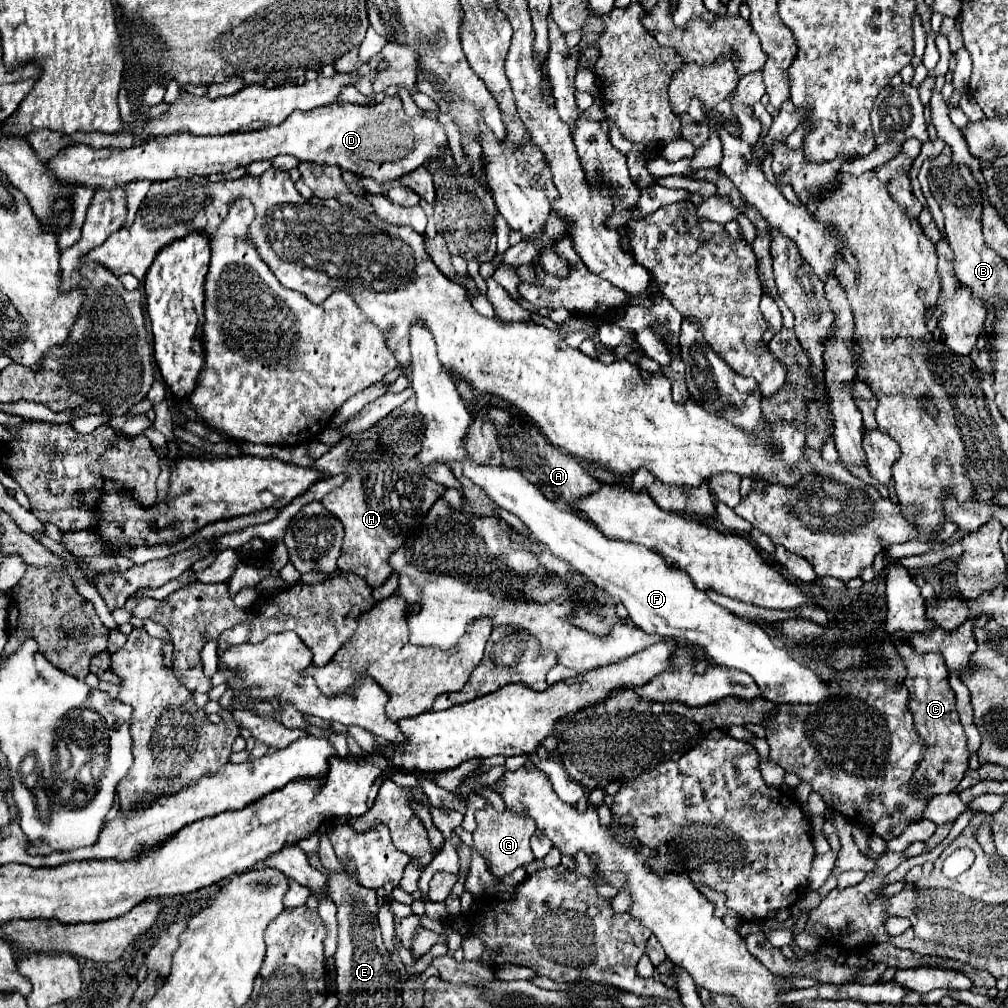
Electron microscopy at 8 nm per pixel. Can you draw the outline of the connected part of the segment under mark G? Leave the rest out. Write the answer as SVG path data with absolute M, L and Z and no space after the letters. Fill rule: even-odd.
M488 806L484 810L476 810L476 822L478 828L474 830L474 846L486 858L490 872L494 876L506 876L518 866L534 860L530 850L530 836L536 828L532 820L522 820L522 816L514 816L510 810L500 814L492 806Z

